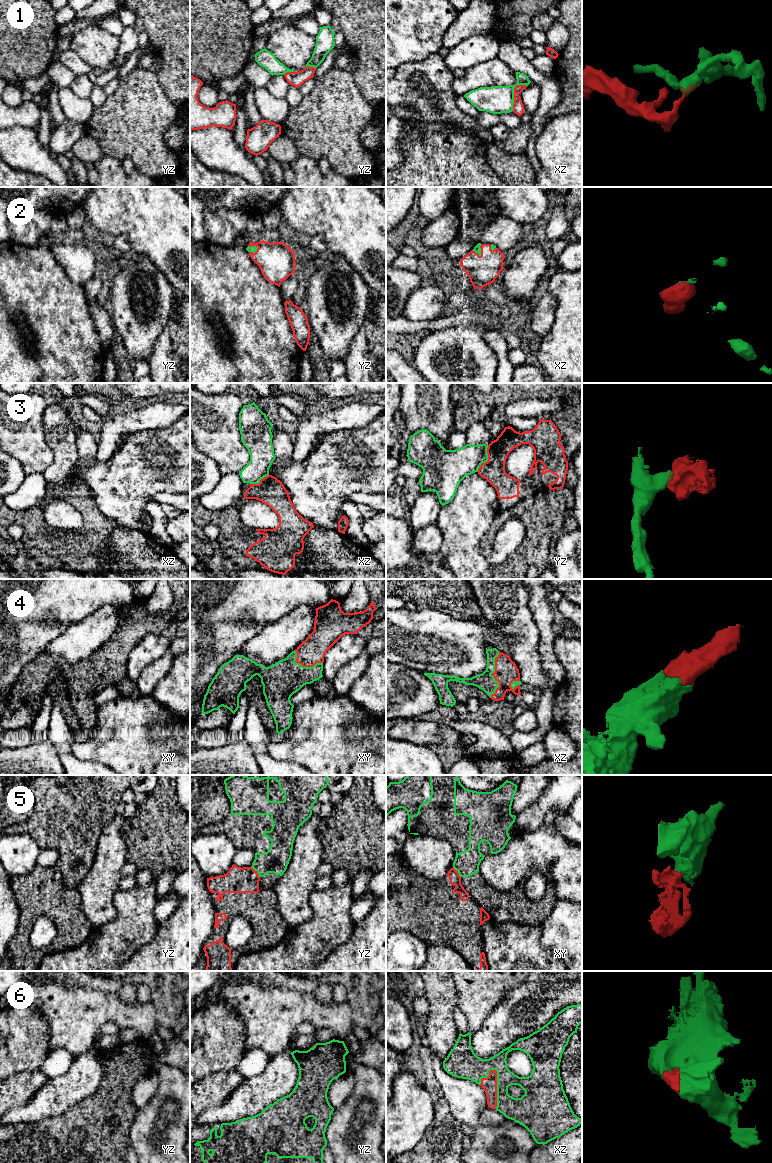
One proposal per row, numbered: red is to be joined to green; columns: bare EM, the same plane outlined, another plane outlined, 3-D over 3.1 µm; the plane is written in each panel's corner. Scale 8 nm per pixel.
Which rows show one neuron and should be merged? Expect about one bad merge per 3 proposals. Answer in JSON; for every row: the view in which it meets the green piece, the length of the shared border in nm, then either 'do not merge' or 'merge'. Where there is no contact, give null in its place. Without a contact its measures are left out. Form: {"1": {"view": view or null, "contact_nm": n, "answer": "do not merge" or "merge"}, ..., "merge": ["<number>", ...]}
{"1": {"view": "xz", "contact_nm": 240, "answer": "do not merge"}, "2": {"view": "yz", "contact_nm": 90, "answer": "merge"}, "3": {"view": "yz", "contact_nm": 240, "answer": "do not merge"}, "4": {"view": "xz", "contact_nm": 380, "answer": "merge"}, "5": {"view": "yz", "contact_nm": 120, "answer": "do not merge"}, "6": {"view": "xz", "contact_nm": 320, "answer": "merge"}, "merge": ["2", "4", "6"]}

